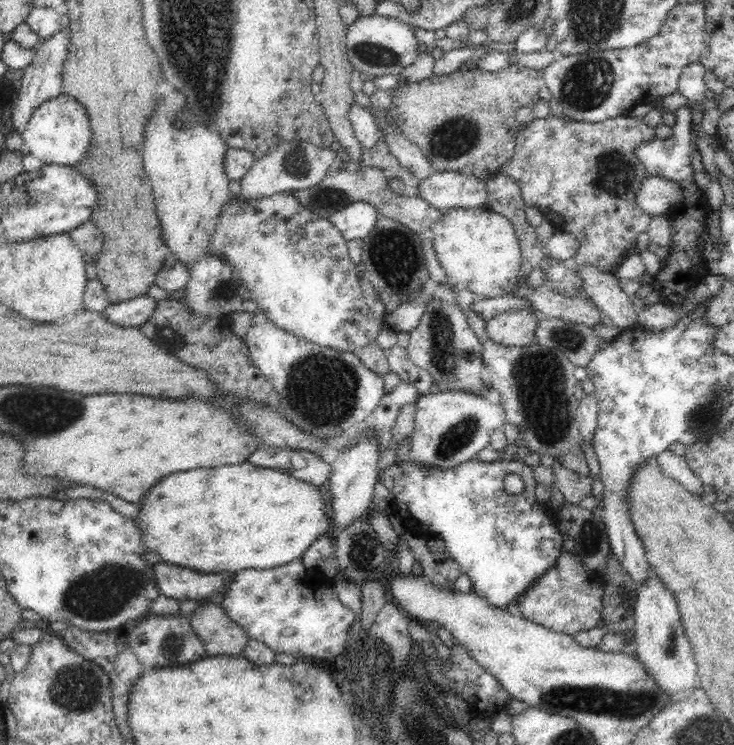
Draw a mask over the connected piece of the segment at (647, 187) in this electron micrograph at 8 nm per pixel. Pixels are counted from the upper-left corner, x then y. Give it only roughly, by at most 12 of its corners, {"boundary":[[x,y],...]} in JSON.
{"boundary":[[646,177],[636,192],[640,209],[666,214],[682,199],[682,186]]}

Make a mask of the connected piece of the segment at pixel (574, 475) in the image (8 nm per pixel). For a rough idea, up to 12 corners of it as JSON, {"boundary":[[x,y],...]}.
{"boundary":[[554,456],[553,482],[566,503],[580,505],[592,495],[594,479],[559,463]]}

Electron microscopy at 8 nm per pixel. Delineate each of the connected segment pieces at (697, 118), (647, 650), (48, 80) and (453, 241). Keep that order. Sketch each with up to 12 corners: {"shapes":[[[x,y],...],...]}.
{"shapes":[[[702,63],[682,69],[679,93],[693,102],[690,117],[700,124],[705,110],[700,109],[706,70]],[[636,584],[635,654],[668,694],[698,665],[675,596]],[[70,29],[41,42],[12,106],[23,134],[34,110],[63,93]],[[487,206],[446,208],[434,251],[450,281],[506,295],[522,252]]]}

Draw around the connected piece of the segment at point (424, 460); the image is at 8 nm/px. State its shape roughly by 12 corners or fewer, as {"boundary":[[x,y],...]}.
{"boundary":[[418,396],[410,462],[475,458],[505,414],[496,398]]}

